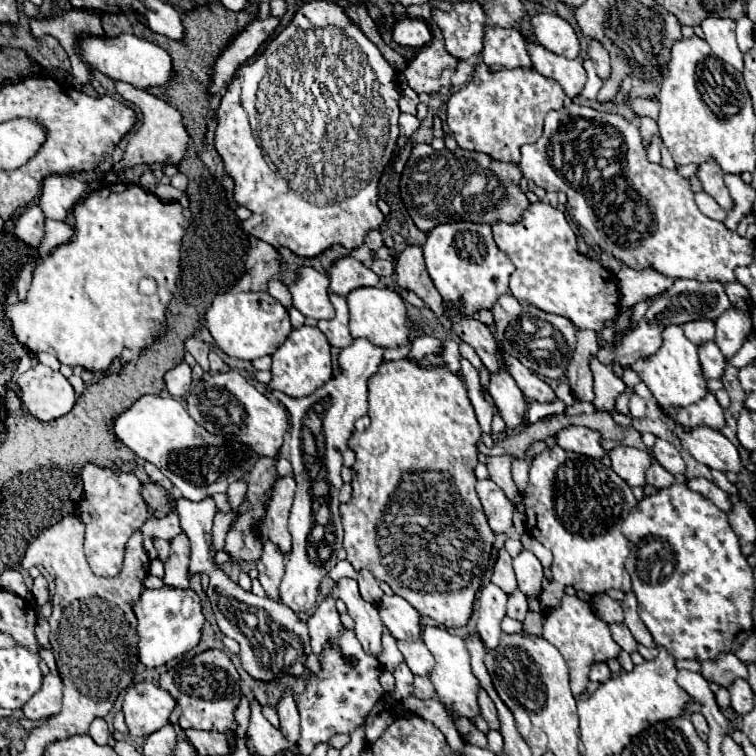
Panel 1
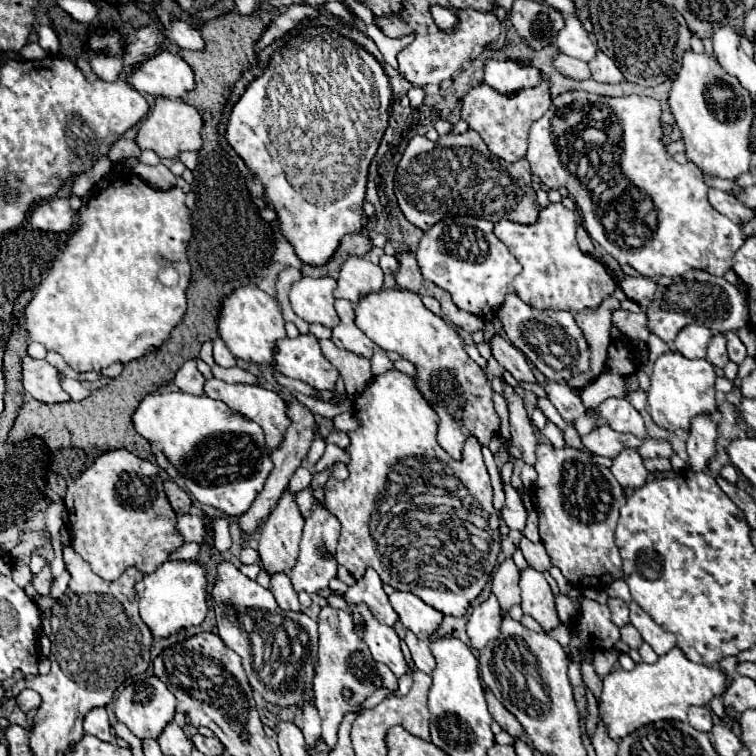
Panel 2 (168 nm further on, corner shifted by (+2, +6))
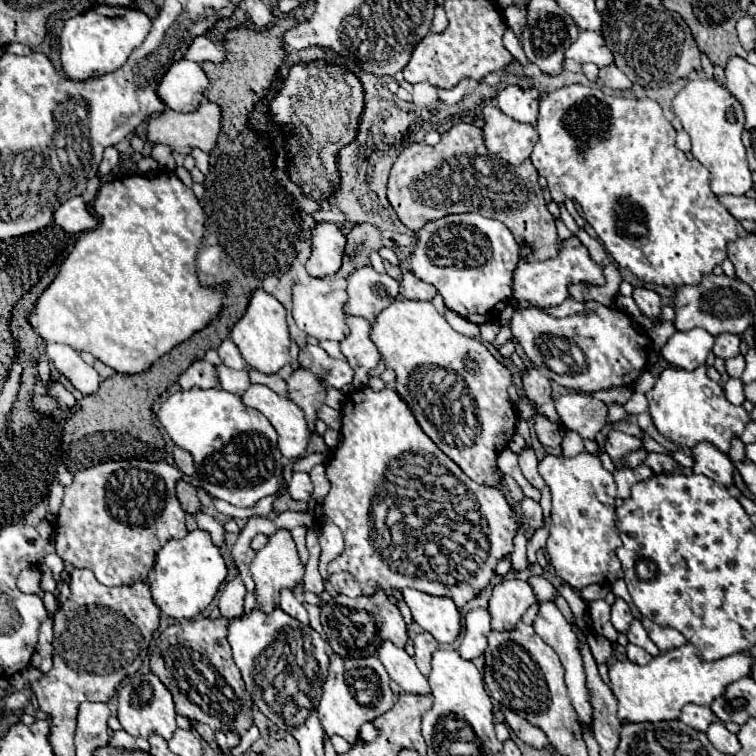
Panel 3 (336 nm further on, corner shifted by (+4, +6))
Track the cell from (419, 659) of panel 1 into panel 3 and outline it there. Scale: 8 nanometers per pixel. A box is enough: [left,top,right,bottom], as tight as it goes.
[413,633,439,677]

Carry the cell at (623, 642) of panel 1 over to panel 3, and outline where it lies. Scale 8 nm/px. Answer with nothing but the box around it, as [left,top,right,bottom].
[627,619,659,655]

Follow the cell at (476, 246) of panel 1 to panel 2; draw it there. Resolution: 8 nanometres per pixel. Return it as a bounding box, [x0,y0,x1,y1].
[415,217,521,319]

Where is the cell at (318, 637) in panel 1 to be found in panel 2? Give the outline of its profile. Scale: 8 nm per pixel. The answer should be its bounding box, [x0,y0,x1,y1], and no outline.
[313,607,383,749]

